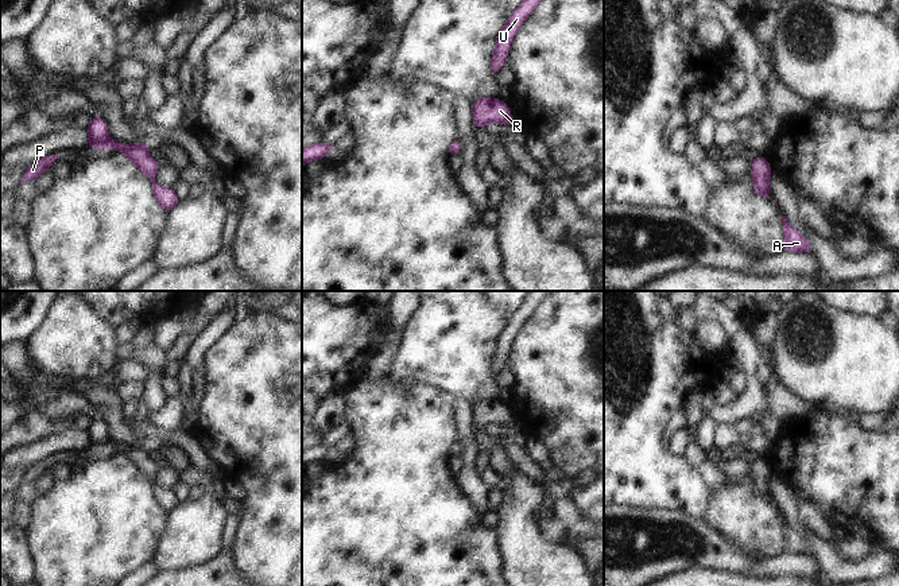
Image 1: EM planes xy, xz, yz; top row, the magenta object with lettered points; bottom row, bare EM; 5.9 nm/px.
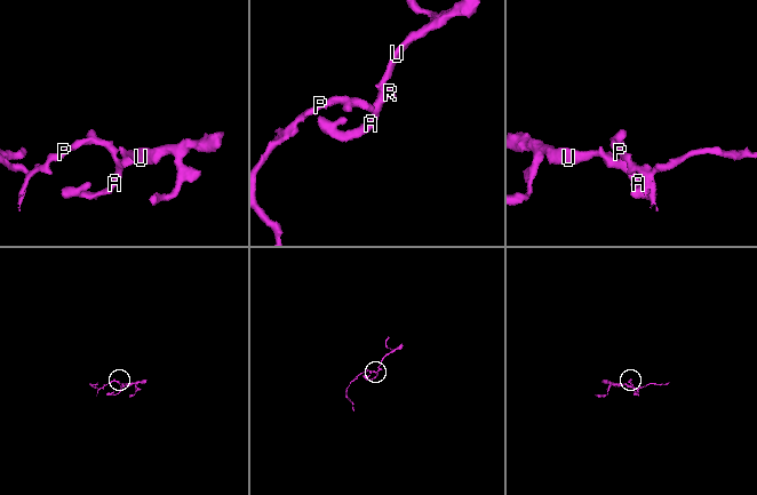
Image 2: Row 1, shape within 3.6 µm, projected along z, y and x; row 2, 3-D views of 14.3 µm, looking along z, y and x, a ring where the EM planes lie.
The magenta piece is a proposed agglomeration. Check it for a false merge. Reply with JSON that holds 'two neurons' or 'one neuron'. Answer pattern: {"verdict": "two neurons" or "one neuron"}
{"verdict": "one neuron"}

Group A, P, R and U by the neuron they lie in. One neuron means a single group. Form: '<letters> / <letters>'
A P R U

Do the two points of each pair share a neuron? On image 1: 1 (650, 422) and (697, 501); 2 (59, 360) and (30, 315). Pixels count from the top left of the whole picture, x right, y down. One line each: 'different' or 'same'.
1: same
2: different

